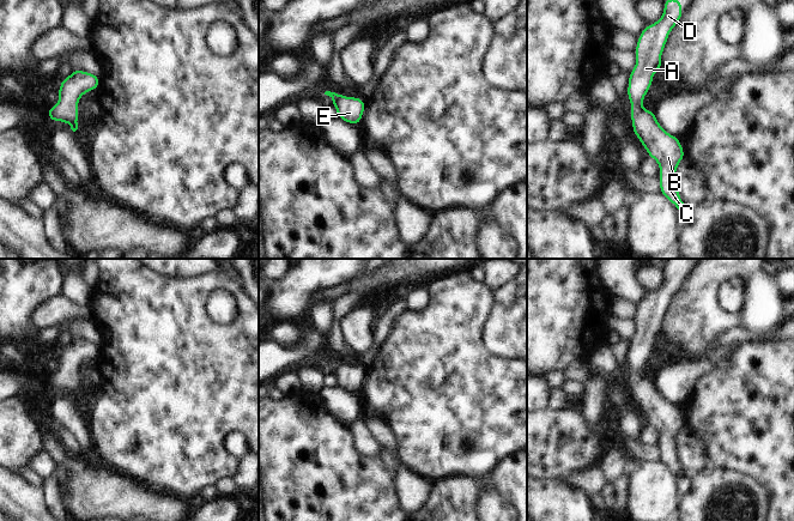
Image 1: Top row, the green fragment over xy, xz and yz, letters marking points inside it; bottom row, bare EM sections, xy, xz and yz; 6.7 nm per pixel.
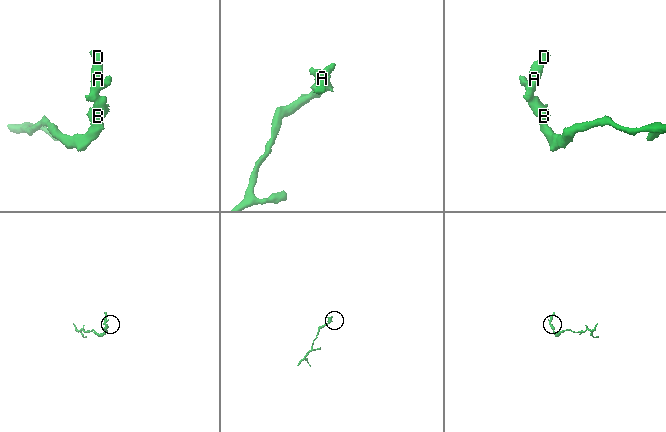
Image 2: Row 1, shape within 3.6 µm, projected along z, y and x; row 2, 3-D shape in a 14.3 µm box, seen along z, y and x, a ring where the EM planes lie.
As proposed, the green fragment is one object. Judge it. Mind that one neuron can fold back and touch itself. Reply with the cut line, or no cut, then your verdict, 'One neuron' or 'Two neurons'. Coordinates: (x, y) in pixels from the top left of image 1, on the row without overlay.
No split. One neuron.

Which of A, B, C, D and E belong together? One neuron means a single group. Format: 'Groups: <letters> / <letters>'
Groups: A B C D E.

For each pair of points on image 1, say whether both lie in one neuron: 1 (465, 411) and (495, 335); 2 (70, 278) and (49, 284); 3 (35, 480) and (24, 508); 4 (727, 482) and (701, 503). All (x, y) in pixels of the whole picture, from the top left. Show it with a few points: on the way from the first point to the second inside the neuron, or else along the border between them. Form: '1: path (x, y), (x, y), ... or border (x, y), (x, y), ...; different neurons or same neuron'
1: border (484, 323), (483, 345), (494, 355), (514, 361); different neurons
2: border (64, 277), (61, 292); different neurons
3: border (20, 474), (40, 489); different neurons
4: path (721, 488), (707, 502); same neuron

